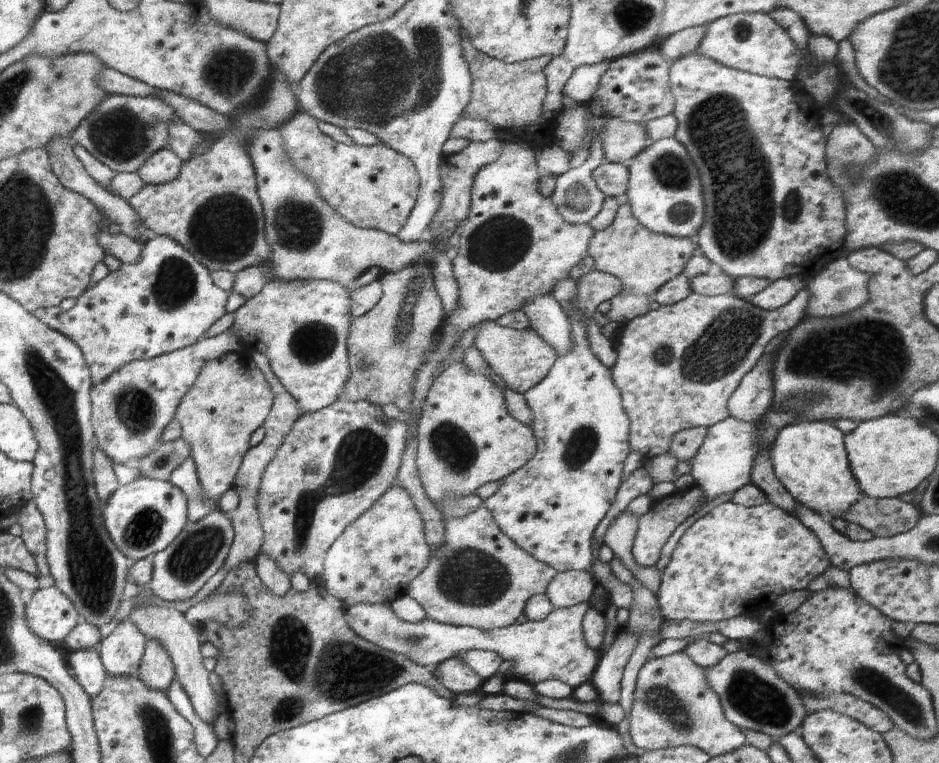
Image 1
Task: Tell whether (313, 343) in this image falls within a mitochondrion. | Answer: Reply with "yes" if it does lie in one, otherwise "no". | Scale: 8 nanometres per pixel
yes

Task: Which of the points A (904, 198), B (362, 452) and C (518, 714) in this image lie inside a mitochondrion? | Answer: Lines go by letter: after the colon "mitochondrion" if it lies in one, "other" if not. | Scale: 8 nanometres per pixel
A: mitochondrion
B: mitochondrion
C: other

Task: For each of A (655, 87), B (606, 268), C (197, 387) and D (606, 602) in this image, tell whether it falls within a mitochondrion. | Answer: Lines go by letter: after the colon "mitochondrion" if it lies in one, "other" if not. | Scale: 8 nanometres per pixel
A: other
B: other
C: other
D: other

